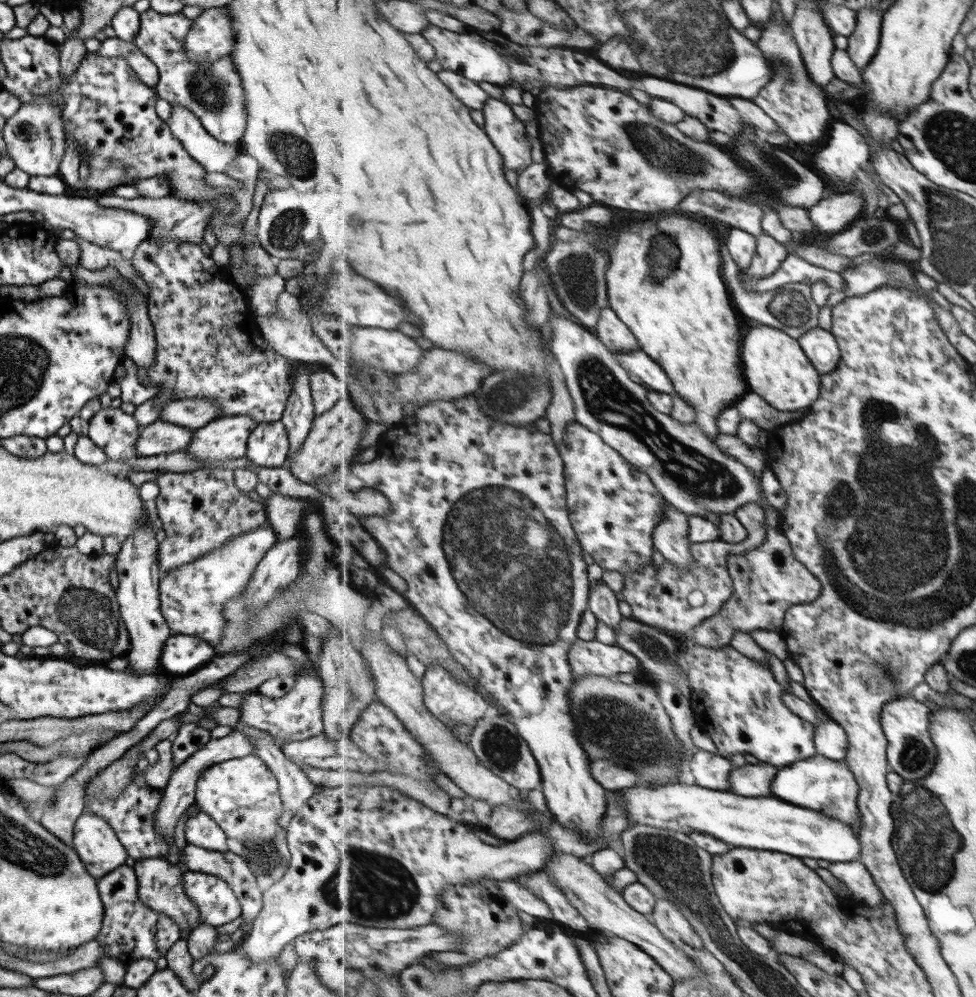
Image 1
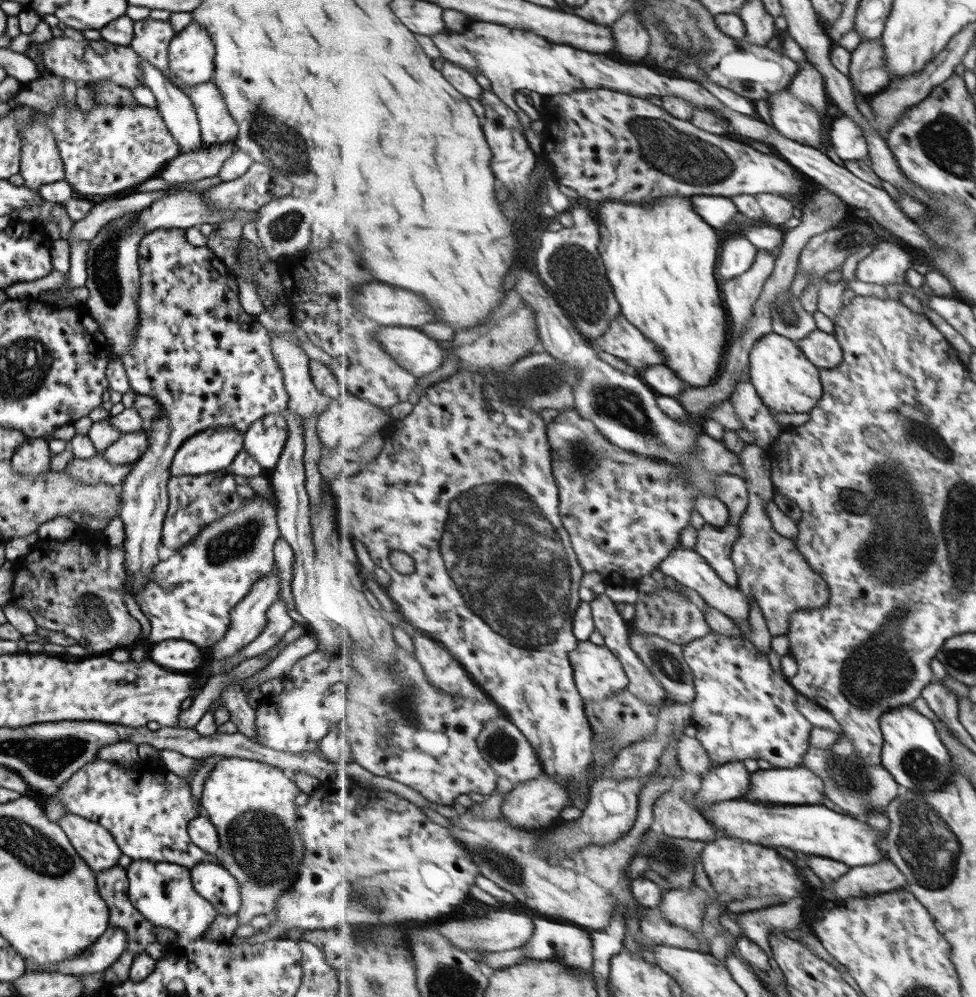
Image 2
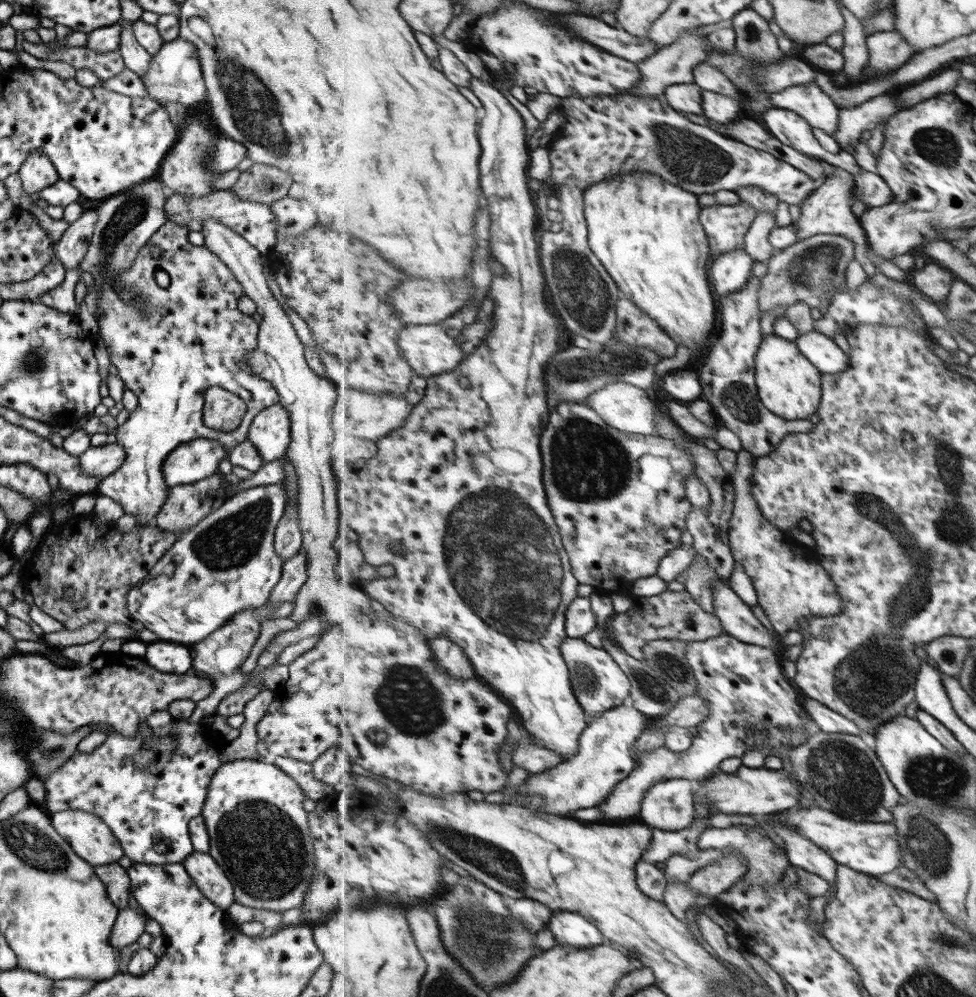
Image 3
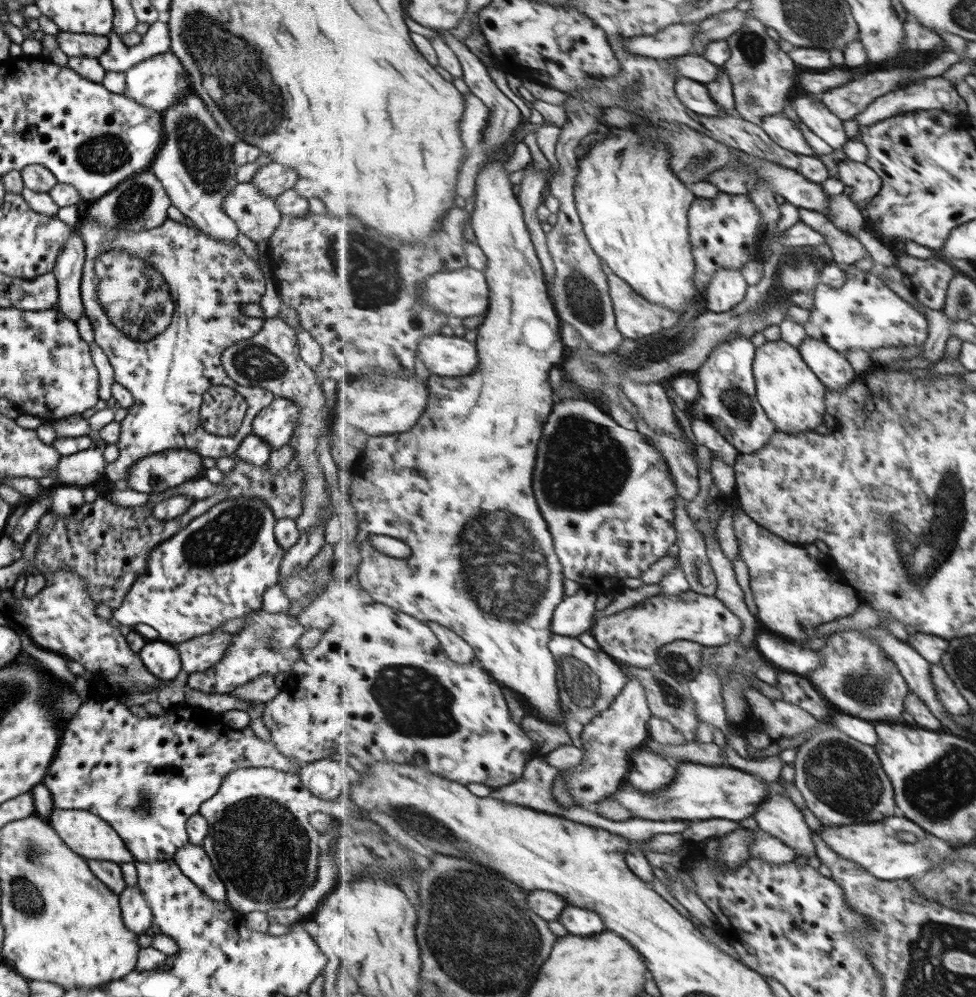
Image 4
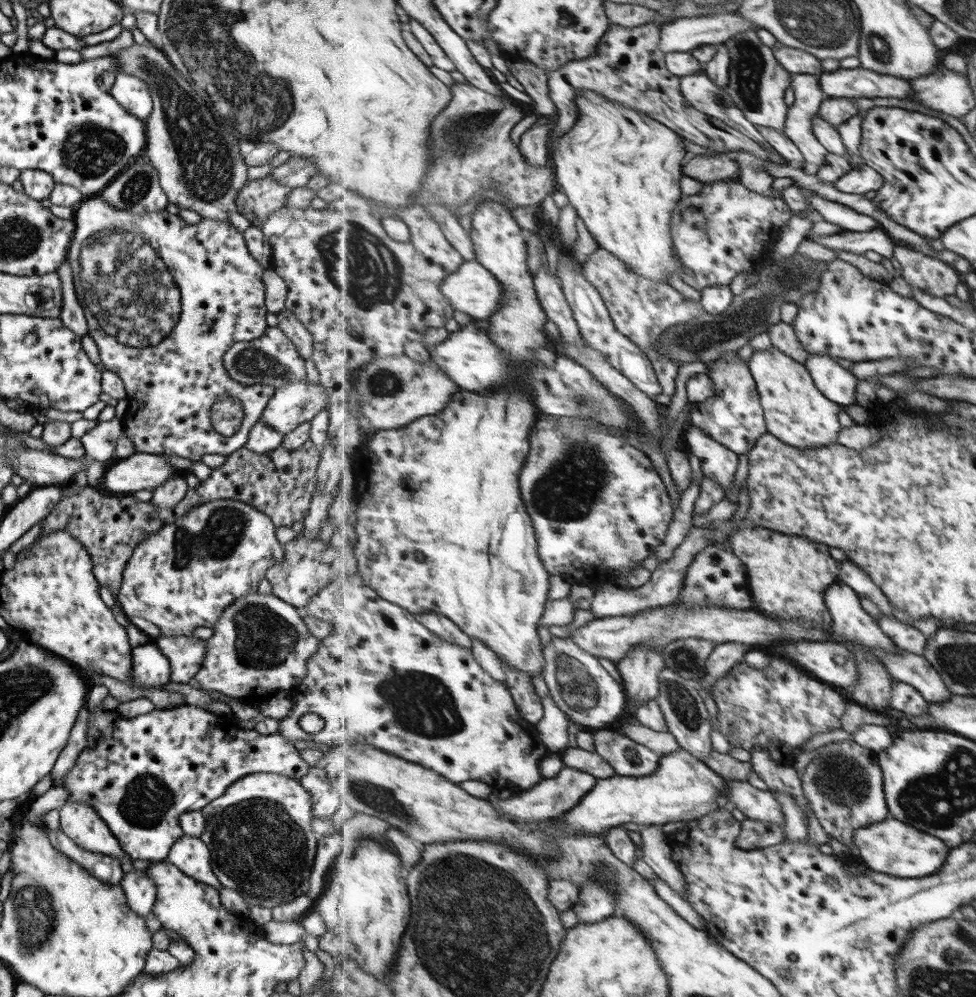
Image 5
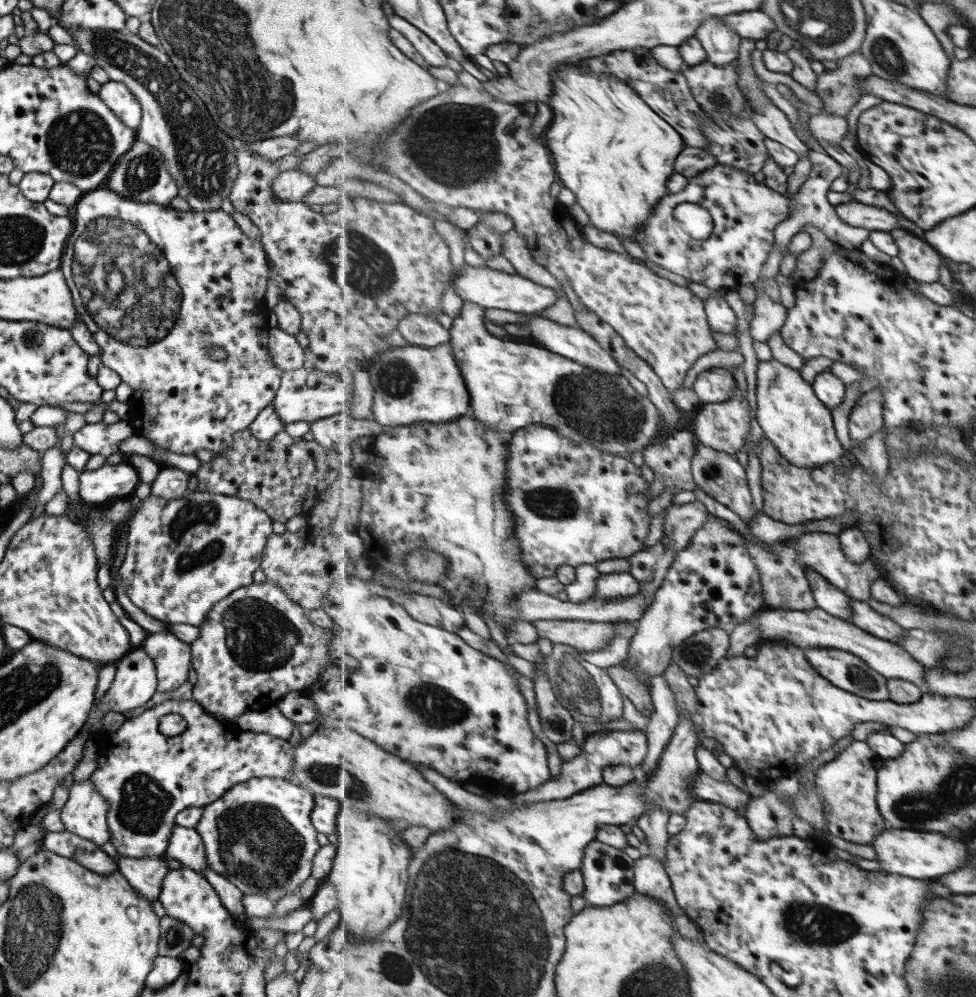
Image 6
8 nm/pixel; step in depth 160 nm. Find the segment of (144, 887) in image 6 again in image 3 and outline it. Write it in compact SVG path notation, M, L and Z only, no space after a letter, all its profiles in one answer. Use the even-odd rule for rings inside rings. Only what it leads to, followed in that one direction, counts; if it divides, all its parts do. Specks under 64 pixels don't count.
M125 908L118 909L116 919L110 932L110 945L113 948L122 949L128 944L133 944L143 932L144 919L142 909Z

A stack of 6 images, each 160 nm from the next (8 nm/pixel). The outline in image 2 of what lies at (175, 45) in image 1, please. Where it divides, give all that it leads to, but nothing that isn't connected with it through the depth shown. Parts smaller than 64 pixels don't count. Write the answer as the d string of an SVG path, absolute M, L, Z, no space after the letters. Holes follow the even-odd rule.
M145 19L133 23L131 48L137 56L147 61L165 79L175 84L169 68L167 68L167 44L173 39L174 30L169 21ZM205 82L193 88L179 89L190 98L194 107L202 141L207 144L232 142L238 133L237 124L224 108L223 97L213 82Z

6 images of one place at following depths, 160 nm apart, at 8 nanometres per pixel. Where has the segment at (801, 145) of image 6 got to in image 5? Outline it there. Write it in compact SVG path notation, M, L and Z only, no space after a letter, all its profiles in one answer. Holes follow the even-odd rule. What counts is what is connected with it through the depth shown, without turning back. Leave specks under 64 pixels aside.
M743 31L724 43L731 55L731 73L729 74L729 94L741 108L745 117L758 127L786 130L789 107L785 104L787 88L791 87L793 74L787 72L775 56L773 47L765 46L756 31Z

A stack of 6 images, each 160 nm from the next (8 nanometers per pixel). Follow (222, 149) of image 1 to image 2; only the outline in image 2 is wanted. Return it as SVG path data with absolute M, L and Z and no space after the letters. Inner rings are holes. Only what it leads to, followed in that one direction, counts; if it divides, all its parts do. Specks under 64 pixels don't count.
M139 58L141 82L155 97L155 108L173 137L179 153L191 152L205 144L200 137L198 121L187 98L174 84L169 83L159 70Z

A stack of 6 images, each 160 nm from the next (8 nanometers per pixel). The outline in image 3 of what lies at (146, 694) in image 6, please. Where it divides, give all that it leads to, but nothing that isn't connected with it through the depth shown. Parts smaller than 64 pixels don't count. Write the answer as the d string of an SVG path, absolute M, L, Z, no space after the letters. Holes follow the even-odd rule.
M155 640L148 643L144 662L157 672L183 674L191 668L189 646Z

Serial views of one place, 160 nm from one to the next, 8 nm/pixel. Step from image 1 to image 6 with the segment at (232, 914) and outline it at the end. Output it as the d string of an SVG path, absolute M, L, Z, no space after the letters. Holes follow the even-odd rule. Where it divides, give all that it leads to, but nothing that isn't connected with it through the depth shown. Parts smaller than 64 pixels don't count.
M174 825L164 854L195 872L201 873L206 868L204 846L193 828Z

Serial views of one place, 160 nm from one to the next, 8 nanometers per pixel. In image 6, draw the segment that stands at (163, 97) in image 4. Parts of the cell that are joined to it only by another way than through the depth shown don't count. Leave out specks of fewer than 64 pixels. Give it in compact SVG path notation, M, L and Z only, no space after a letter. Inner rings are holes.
M109 80L100 86L97 95L103 100L106 108L117 116L121 124L135 130L139 127L141 119L139 102L136 96L129 92L129 88L119 82Z

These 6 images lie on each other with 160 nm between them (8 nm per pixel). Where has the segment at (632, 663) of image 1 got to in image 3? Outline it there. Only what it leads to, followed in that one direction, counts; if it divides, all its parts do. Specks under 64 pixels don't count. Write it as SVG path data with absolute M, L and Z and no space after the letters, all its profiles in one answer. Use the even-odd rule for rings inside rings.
M581 637L568 639L562 644L562 653L567 666L571 668L571 680L575 680L575 694L587 714L591 712L607 712L620 706L631 698L632 682L615 662L612 654L602 648L595 648Z

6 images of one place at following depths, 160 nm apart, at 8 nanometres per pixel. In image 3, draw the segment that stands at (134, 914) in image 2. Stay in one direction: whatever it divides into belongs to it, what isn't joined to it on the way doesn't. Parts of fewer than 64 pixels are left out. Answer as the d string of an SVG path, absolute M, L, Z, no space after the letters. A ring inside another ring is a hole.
M117 862L101 864L93 867L95 876L103 883L107 898L116 906L117 909L125 908L127 898L129 898L129 879L126 869L122 868Z

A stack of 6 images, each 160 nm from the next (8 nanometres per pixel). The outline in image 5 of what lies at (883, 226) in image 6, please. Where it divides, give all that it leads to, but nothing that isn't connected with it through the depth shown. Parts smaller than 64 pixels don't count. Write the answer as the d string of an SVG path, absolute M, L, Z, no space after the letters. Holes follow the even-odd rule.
M806 192L806 200L827 222L843 226L847 231L869 232L880 228L880 224L875 218L855 212L845 204L826 200L809 192Z

